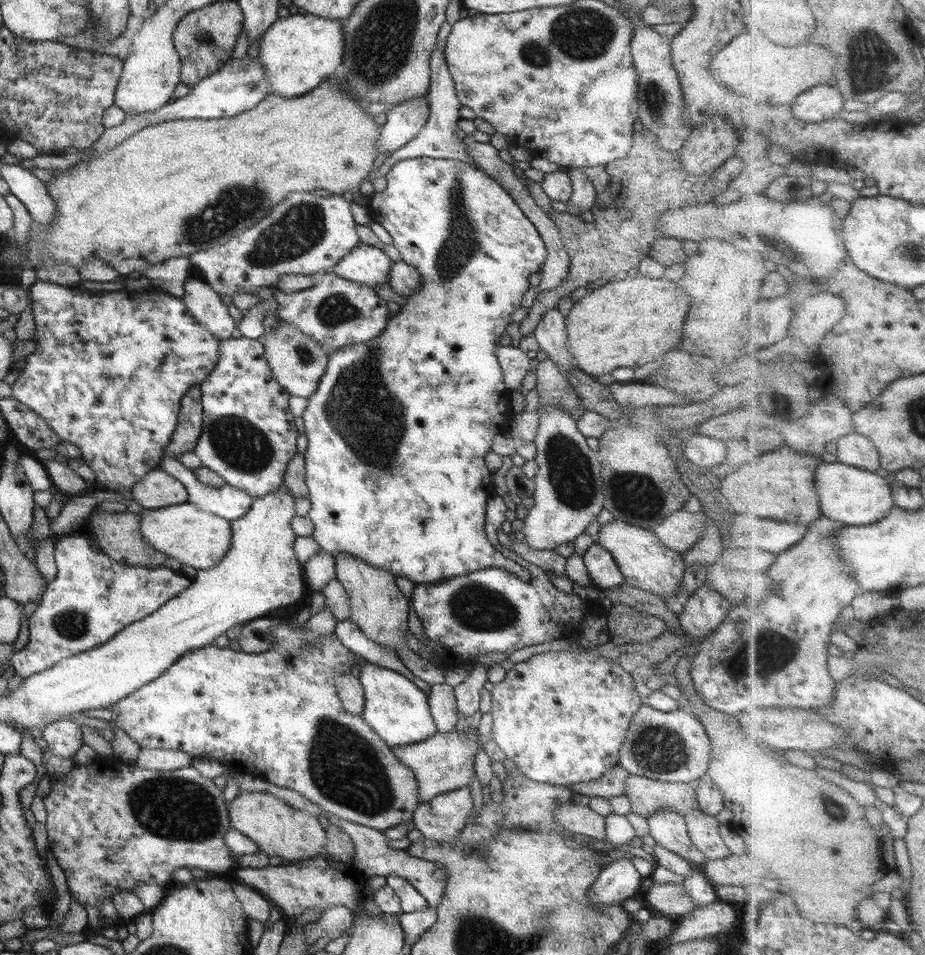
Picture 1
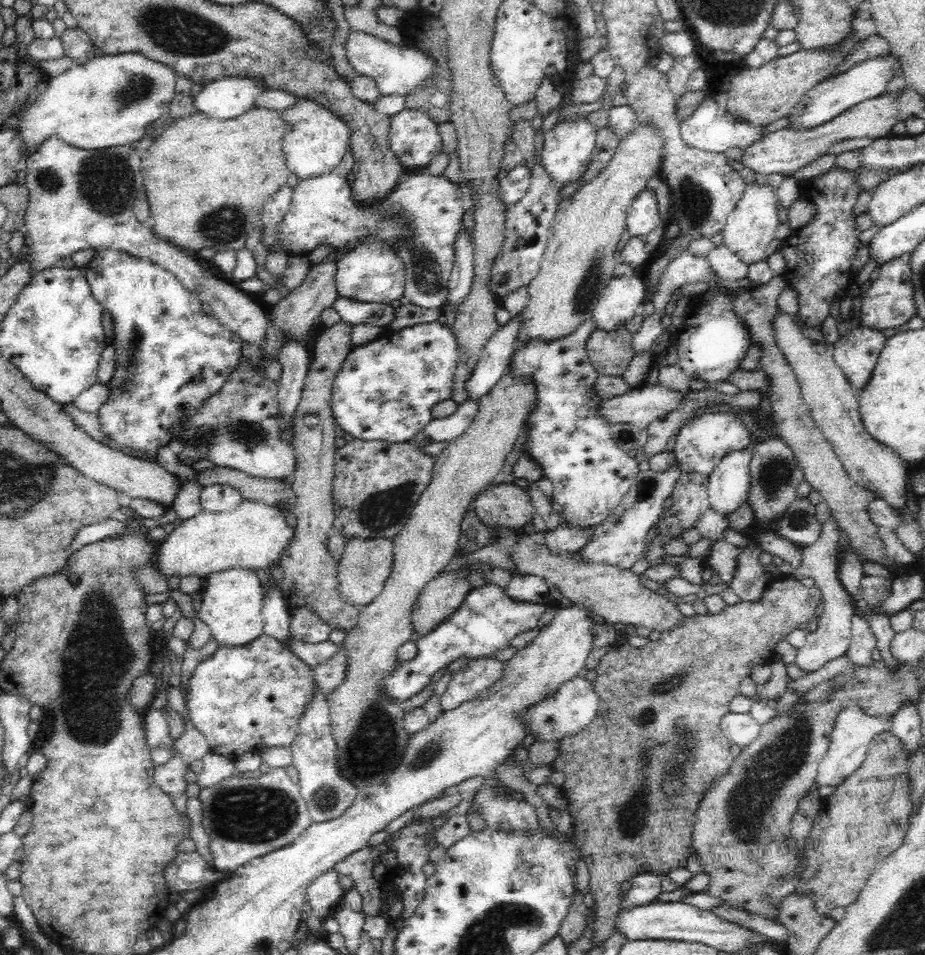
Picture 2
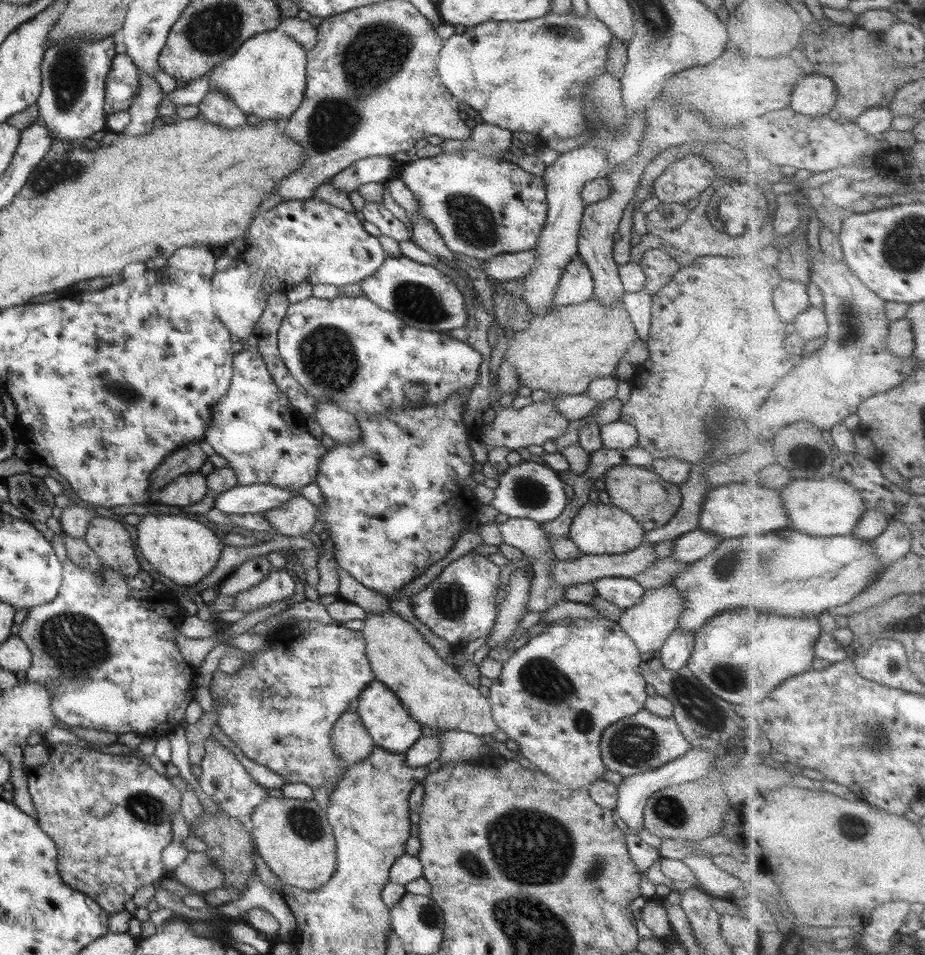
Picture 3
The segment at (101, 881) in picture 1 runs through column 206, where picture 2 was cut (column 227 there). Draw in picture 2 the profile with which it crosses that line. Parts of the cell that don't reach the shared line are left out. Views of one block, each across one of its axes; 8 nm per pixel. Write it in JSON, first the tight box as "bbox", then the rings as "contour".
{"bbox":[198,768,313,873],"contour":[[[284,768],[270,769],[268,773],[257,778],[243,777],[243,774],[228,776],[212,786],[201,788],[198,798],[204,812],[201,824],[210,837],[210,855],[216,870],[233,873],[249,860],[292,844],[293,840],[313,824],[306,799],[300,794],[298,784],[292,782]]]}

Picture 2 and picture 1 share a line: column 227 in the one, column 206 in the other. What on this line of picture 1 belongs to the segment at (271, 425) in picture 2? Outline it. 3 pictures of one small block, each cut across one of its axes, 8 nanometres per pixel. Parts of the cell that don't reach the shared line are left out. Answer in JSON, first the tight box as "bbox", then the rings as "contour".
{"bbox":[194,337,300,498],"contour":[[[245,337],[221,340],[218,364],[200,384],[200,390],[204,418],[194,453],[201,460],[202,467],[216,472],[225,484],[243,490],[253,498],[278,490],[283,484],[288,462],[297,453],[296,438],[300,433],[288,407],[291,394],[272,377],[262,342]]]}

